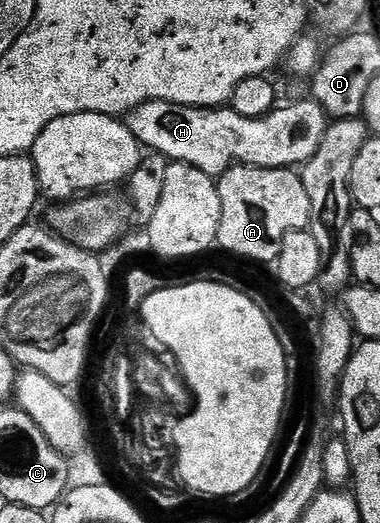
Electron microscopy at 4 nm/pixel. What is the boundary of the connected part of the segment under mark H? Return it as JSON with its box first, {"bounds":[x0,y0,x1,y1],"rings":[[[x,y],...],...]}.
{"bounds":[125,96,329,179],"rings":[[[304,96],[300,102],[295,102],[292,106],[282,106],[272,110],[265,118],[250,118],[237,116],[237,112],[230,108],[146,102],[136,110],[130,110],[125,116],[125,121],[129,132],[133,132],[133,136],[139,141],[140,147],[161,154],[171,162],[184,162],[193,168],[201,168],[201,172],[205,172],[210,178],[218,179],[226,170],[232,170],[234,166],[285,170],[302,167],[303,163],[314,156],[329,125],[324,109],[310,96]]]}

